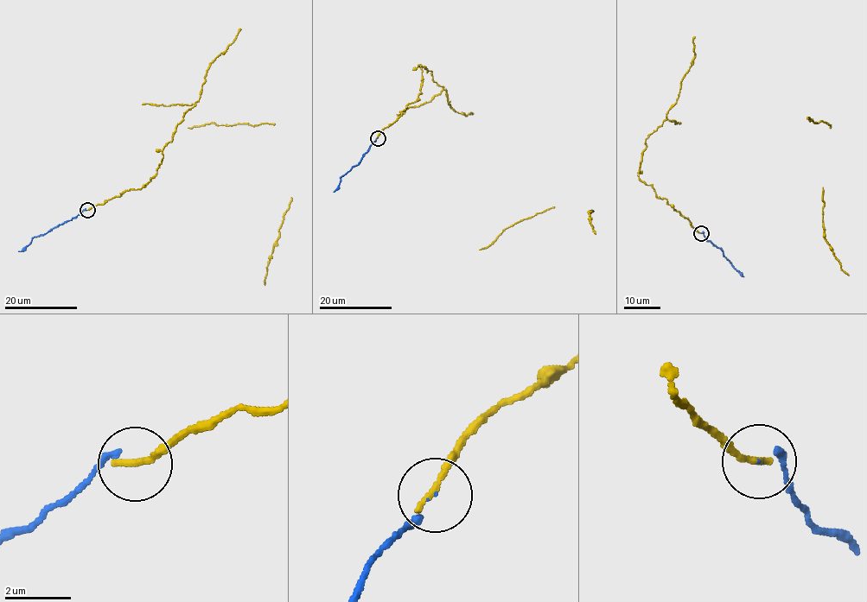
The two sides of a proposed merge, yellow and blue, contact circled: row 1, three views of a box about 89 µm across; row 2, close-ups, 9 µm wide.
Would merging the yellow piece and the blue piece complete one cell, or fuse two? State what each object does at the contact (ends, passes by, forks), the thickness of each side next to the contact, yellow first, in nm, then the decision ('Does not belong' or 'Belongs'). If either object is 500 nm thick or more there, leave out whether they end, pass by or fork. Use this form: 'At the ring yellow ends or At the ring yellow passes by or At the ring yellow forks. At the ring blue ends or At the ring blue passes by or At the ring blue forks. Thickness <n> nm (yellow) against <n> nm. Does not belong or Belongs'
At the ring yellow ends. At the ring blue ends. Thickness 200 nm (yellow) against 40 nm. Belongs

